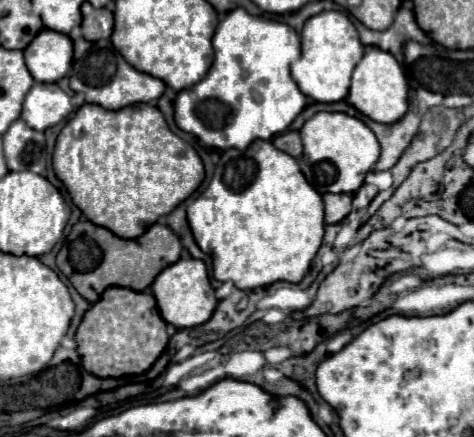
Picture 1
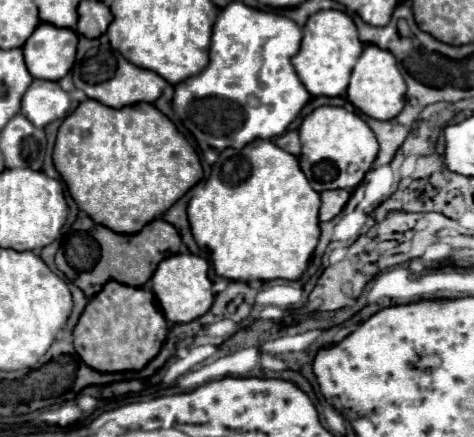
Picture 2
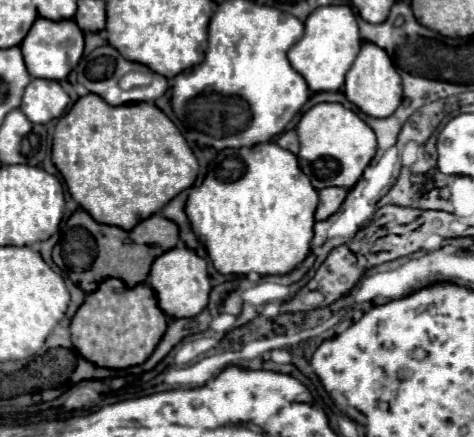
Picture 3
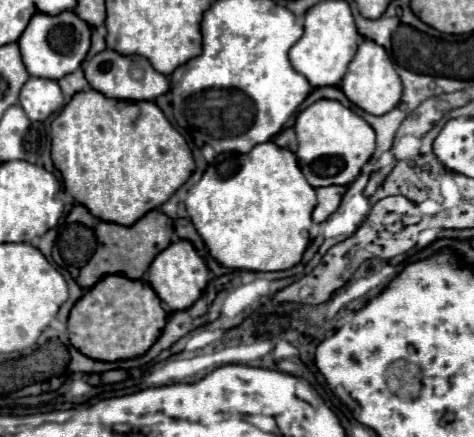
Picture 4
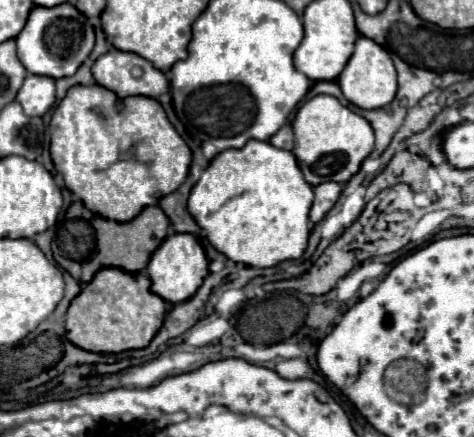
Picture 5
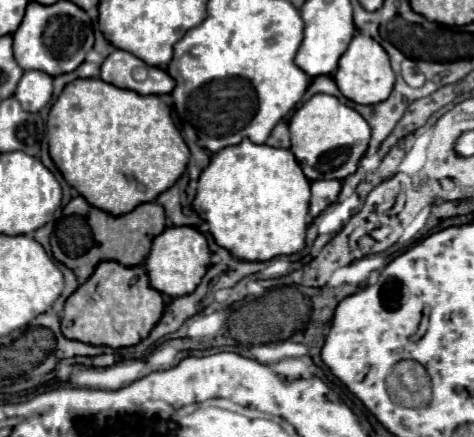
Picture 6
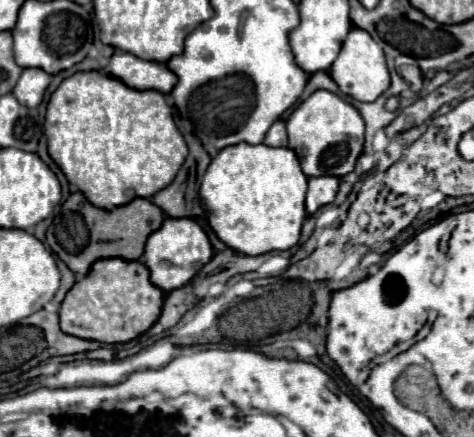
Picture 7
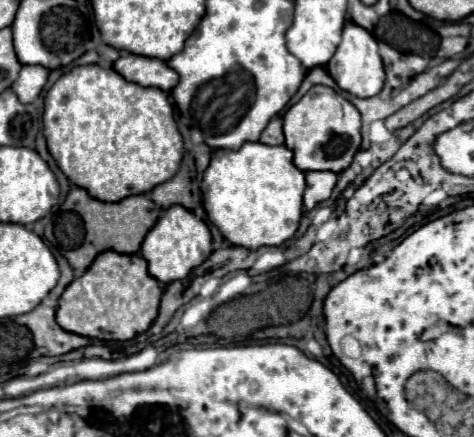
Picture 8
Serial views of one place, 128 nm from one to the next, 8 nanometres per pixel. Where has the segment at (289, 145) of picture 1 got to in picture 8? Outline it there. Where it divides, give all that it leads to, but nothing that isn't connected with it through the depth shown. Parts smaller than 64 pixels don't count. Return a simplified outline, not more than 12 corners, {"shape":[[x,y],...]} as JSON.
{"shape":[[274,116],[260,136],[262,144],[284,144],[282,118]]}

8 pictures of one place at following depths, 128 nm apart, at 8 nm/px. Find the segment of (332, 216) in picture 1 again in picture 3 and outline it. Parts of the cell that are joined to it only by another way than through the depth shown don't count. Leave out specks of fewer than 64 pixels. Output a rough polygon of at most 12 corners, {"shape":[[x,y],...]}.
{"shape":[[324,188],[314,218],[326,220],[340,208],[348,190]]}

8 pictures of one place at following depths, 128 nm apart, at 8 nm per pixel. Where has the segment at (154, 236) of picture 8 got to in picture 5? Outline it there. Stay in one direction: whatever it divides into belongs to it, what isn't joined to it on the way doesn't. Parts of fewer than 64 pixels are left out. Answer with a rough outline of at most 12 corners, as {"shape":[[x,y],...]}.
{"shape":[[170,234],[146,274],[166,302],[188,300],[208,274],[192,234]]}

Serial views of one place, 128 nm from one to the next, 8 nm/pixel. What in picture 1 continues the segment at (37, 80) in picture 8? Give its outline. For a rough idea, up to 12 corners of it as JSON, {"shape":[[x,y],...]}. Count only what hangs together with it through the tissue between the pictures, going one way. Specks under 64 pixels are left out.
{"shape":[[36,82],[24,98],[22,120],[36,130],[72,112],[58,84]]}

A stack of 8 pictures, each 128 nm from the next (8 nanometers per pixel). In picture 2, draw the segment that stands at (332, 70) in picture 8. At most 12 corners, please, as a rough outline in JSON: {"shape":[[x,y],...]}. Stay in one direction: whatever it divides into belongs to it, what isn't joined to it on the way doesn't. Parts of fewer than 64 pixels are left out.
{"shape":[[366,44],[348,100],[370,118],[392,120],[406,84],[394,56]]}

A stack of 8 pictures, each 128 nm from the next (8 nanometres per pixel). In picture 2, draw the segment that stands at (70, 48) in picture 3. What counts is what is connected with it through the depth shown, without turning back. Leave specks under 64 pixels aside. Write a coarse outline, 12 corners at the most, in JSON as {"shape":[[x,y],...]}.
{"shape":[[42,22],[22,50],[34,78],[60,80],[78,34]]}

